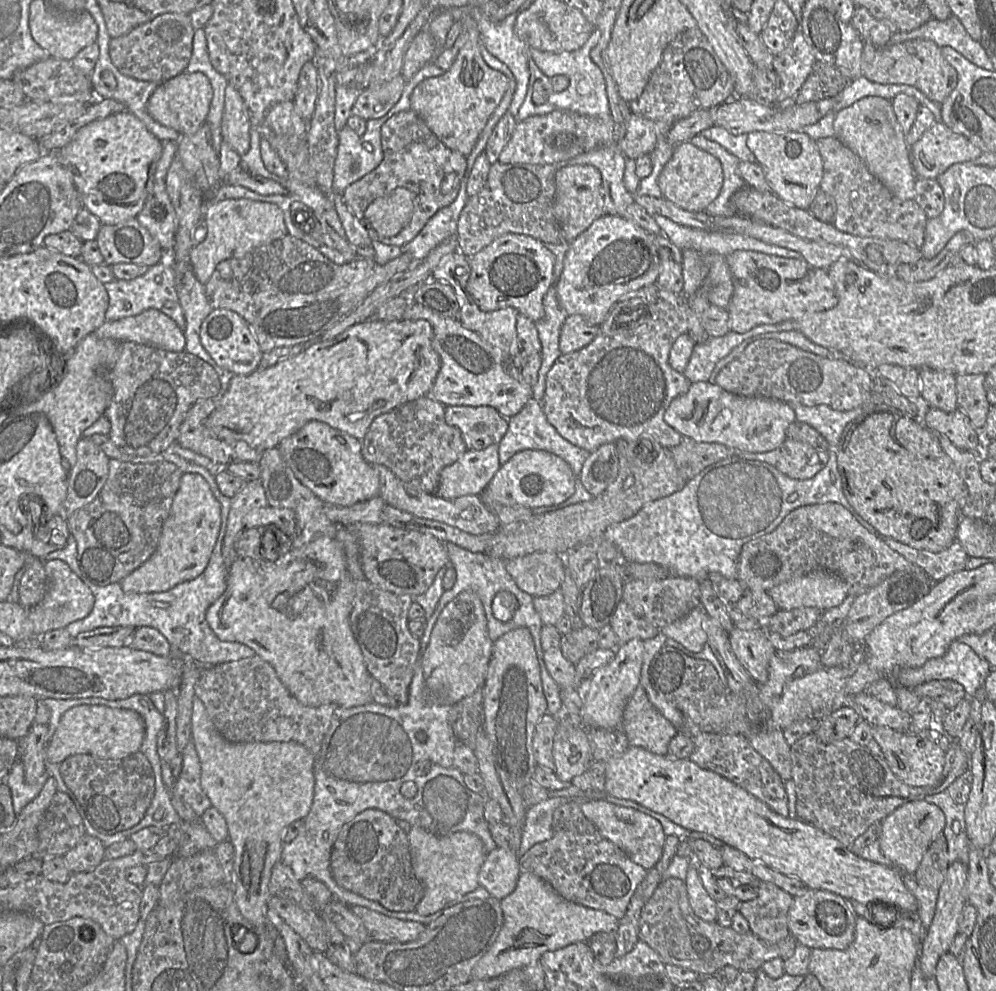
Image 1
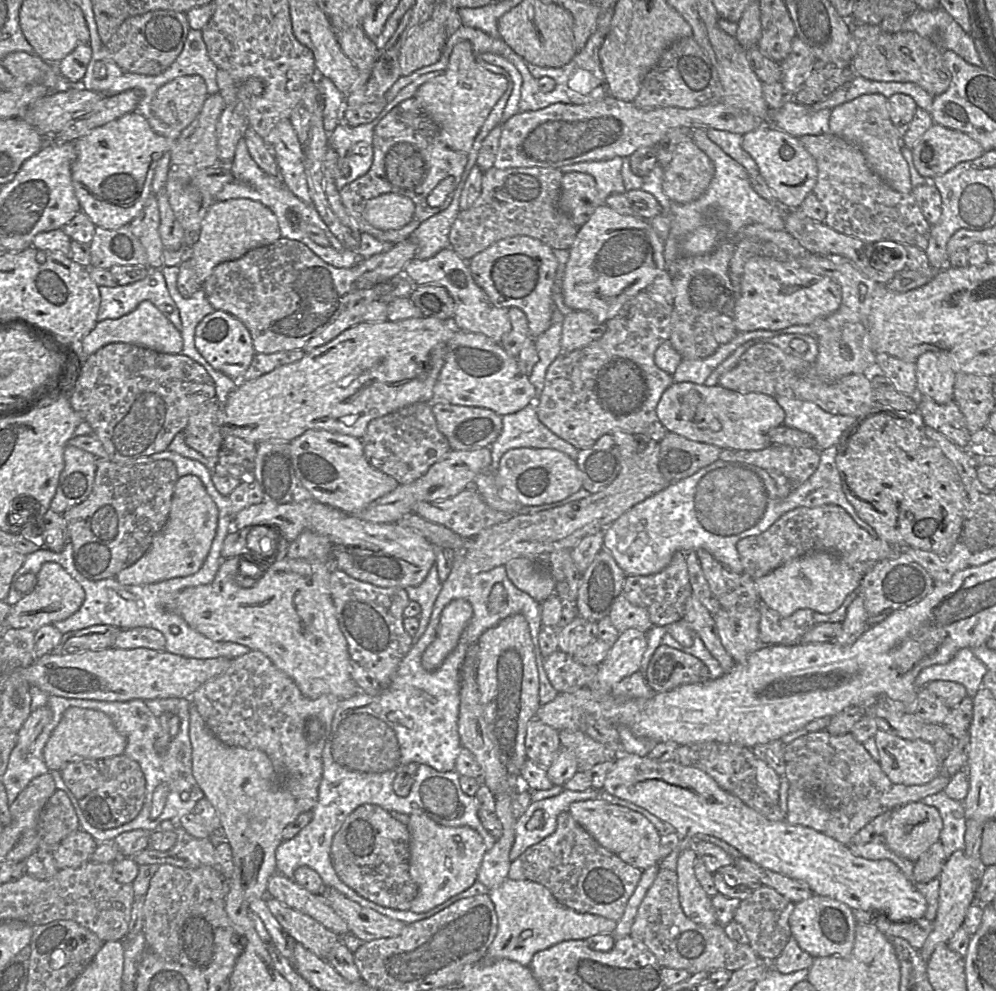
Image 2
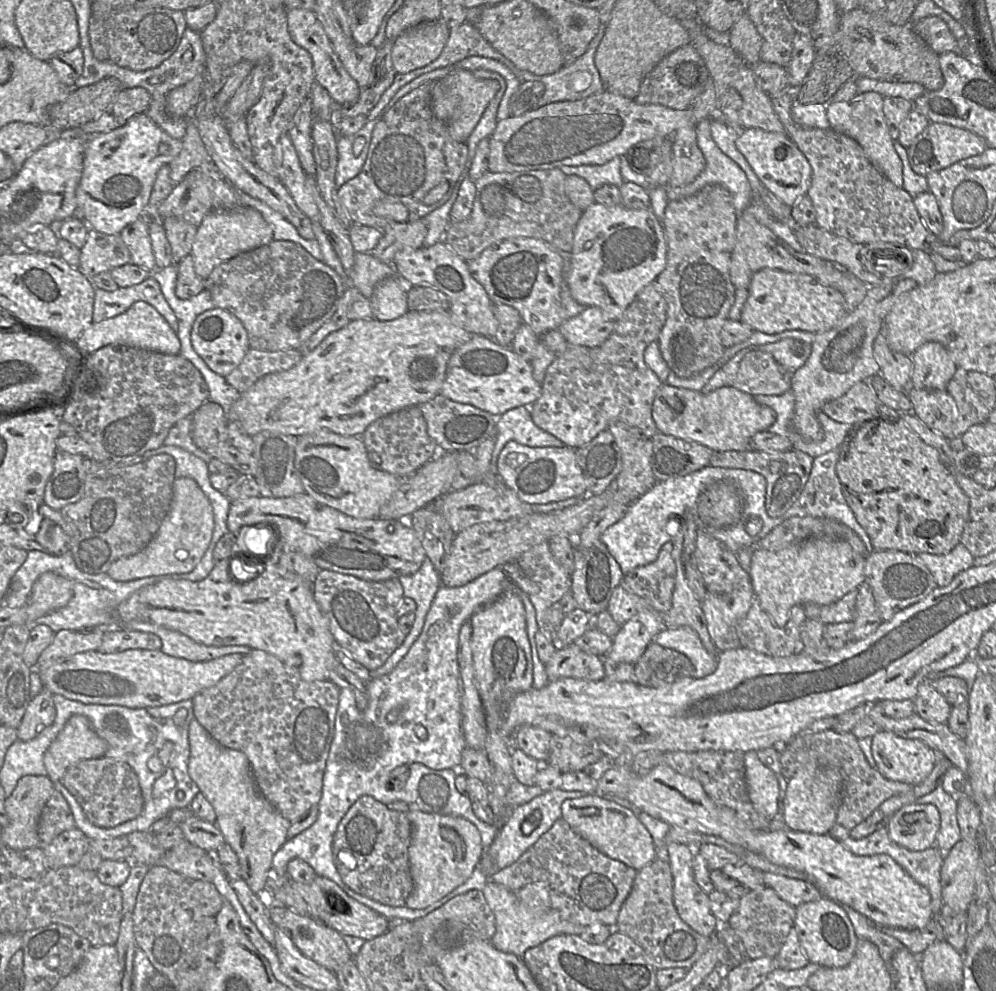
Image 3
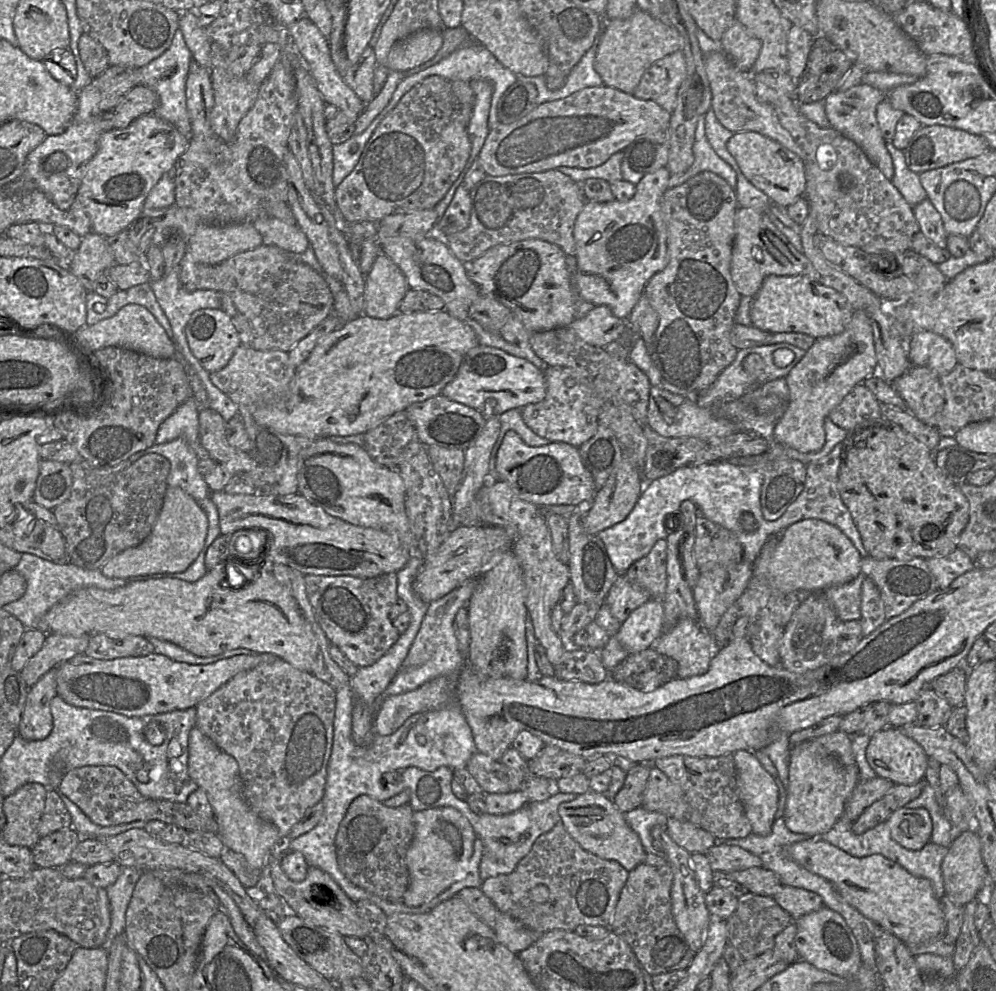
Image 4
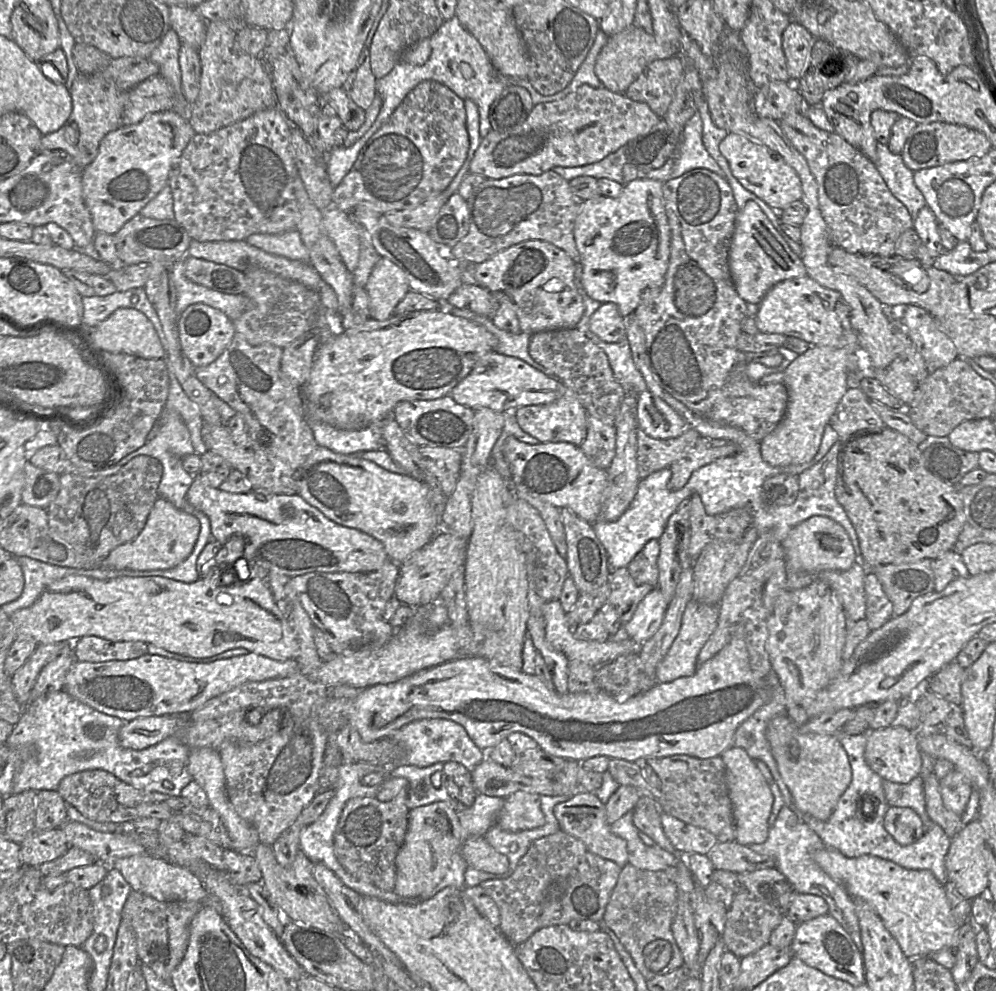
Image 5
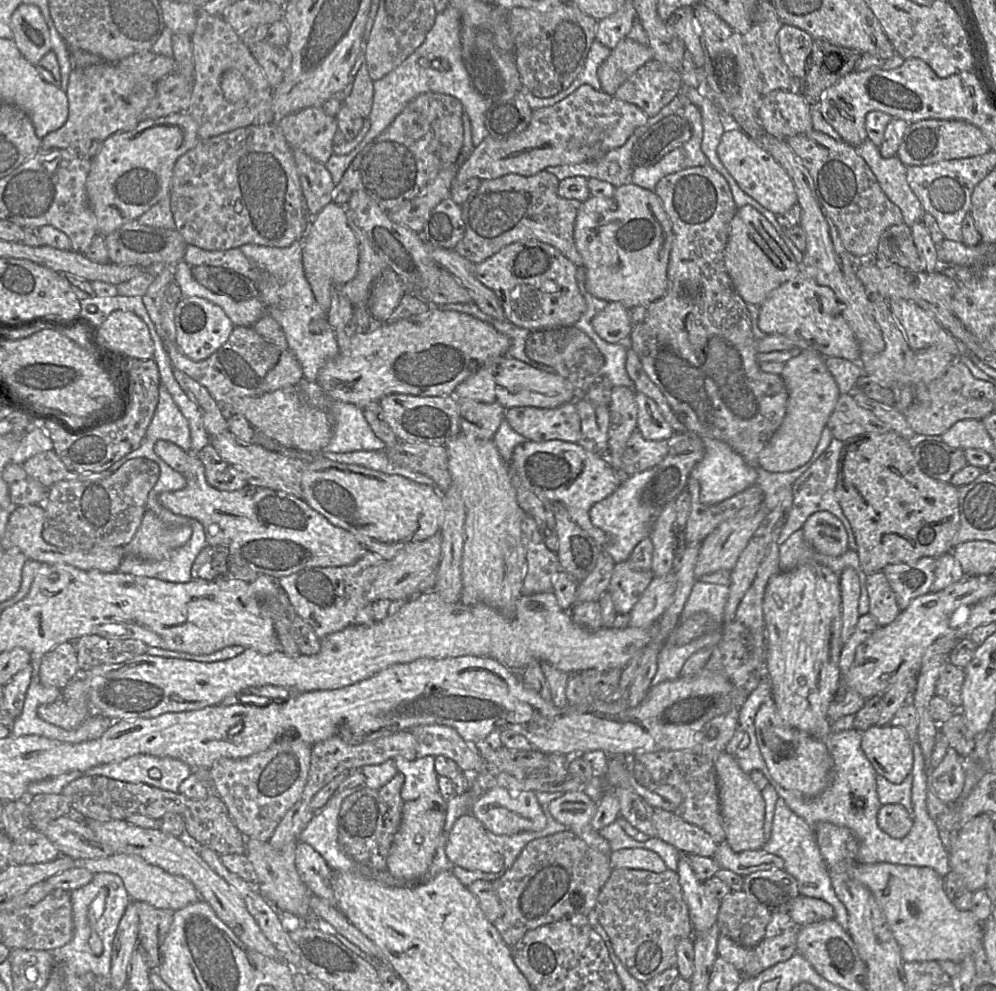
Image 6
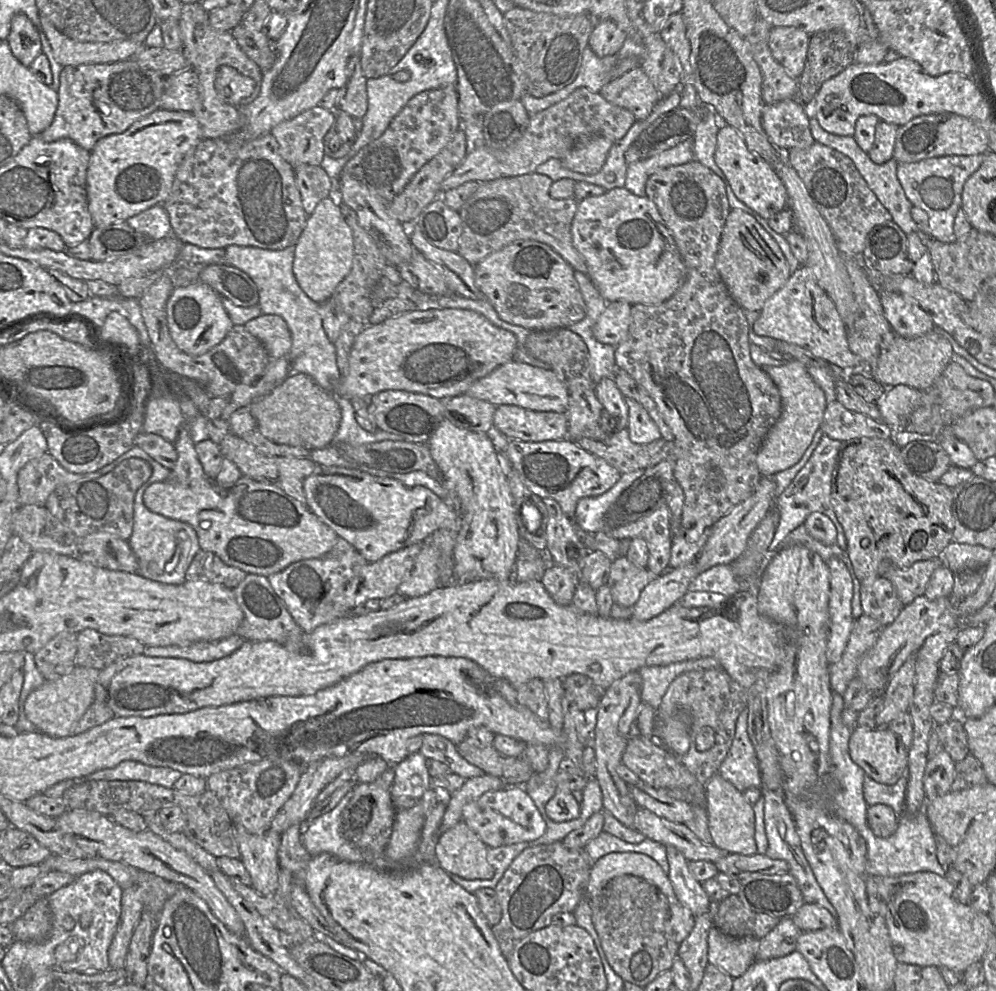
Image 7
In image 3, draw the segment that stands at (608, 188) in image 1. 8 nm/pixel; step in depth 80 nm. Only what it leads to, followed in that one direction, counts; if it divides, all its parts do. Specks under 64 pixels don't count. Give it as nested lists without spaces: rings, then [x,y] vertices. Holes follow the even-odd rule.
[[[616,156],[604,165],[562,166],[565,176],[579,176],[585,179],[596,190],[603,185],[613,185],[618,188],[624,183],[621,173],[621,156]]]

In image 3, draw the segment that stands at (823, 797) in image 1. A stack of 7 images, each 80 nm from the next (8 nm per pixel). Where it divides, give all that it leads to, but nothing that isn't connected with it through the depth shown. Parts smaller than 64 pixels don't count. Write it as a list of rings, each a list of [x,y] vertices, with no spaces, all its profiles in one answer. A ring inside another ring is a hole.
[[[832,729],[797,737],[780,747],[781,774],[788,780],[805,764],[820,764],[836,768],[843,777],[843,790],[836,821],[829,835],[842,841],[850,836],[851,830],[868,818],[884,801],[904,795],[912,785],[888,780],[876,768],[869,765],[865,754],[858,744],[858,739],[850,733],[838,733]]]

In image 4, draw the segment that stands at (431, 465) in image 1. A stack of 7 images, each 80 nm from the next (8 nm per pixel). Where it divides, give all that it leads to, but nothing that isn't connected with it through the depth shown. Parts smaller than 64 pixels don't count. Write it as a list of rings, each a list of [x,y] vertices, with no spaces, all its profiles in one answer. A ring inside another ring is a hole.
[[[405,411],[394,414],[365,433],[364,449],[369,456],[379,465],[394,470],[416,455],[421,447],[425,446]]]

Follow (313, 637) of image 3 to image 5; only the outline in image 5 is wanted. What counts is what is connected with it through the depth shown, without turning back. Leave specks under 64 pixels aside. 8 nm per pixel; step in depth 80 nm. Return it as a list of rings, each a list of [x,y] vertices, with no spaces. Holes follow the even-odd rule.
[[[216,568],[193,583],[159,576],[123,576],[98,580],[82,575],[69,575],[50,584],[33,605],[14,612],[10,619],[17,636],[29,635],[39,645],[74,642],[84,636],[98,636],[111,642],[142,641],[194,658],[209,658],[228,650],[245,648],[249,652],[279,661],[293,659],[297,650],[294,631],[277,606],[265,579],[238,579],[234,584],[225,586],[222,585],[225,570],[226,568]]]

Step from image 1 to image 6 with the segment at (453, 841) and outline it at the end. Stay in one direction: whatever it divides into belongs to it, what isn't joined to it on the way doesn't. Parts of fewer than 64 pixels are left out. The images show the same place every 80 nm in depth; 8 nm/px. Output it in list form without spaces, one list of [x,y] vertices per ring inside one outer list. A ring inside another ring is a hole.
[[[439,792],[426,794],[417,800],[404,803],[401,823],[387,857],[386,870],[405,885],[416,886],[427,883],[440,872],[451,872],[455,867],[445,854],[446,810],[447,800]]]

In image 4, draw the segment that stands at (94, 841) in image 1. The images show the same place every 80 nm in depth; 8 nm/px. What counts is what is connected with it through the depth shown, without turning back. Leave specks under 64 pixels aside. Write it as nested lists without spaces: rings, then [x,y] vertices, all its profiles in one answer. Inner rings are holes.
[[[73,827],[59,829],[39,838],[31,847],[35,866],[61,868],[71,861],[71,854],[81,841],[82,836]]]

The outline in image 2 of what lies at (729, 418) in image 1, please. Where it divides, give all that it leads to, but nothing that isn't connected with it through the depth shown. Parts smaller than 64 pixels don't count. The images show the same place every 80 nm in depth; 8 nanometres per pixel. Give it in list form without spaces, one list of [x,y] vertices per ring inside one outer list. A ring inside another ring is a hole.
[[[691,382],[670,385],[656,408],[657,417],[668,433],[703,442],[721,449],[760,450],[771,445],[768,432],[783,425],[784,411],[771,395],[740,393],[720,386]]]

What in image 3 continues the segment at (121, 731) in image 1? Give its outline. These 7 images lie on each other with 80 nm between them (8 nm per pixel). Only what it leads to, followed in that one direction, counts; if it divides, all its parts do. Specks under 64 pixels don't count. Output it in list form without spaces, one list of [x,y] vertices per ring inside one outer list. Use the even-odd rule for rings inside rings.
[[[73,715],[44,754],[47,776],[54,782],[61,781],[66,771],[81,760],[105,756],[107,742],[94,731],[89,719]]]

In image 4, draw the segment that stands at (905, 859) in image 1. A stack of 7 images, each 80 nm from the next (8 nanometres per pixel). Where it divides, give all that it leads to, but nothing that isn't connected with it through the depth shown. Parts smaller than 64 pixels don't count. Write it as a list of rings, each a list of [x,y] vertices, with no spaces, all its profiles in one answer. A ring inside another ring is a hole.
[[[901,807],[887,820],[891,837],[902,847],[920,850],[931,841],[933,822],[925,808]]]

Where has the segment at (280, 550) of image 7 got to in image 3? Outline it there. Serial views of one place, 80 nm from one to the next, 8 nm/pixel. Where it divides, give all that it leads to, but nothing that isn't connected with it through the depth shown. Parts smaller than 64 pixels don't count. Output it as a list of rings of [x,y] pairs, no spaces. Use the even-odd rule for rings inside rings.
[[[306,493],[286,498],[249,497],[231,501],[227,518],[228,532],[237,533],[243,527],[267,526],[274,532],[270,553],[254,562],[262,562],[271,556],[273,549],[280,546],[283,553],[298,552],[310,558],[320,570],[330,570],[355,576],[366,581],[385,581],[414,574],[427,558],[421,540],[409,521],[386,519],[358,519],[334,508],[320,504]]]

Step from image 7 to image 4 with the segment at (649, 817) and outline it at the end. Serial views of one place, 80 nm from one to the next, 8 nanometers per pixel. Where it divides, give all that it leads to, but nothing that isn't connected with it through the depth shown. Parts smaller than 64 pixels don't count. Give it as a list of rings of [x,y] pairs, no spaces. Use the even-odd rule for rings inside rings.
[[[668,818],[665,830],[679,846],[690,854],[705,854],[711,847],[718,843],[710,832],[699,828],[688,821]]]

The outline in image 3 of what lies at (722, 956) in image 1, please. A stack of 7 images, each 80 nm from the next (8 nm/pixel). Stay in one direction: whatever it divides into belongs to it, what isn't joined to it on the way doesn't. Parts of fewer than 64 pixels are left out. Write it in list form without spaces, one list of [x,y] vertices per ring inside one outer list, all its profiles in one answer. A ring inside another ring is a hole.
[[[658,858],[637,871],[613,931],[630,937],[641,946],[648,962],[657,970],[690,969],[711,947],[712,936],[706,937],[697,933],[680,918],[673,902],[673,876],[670,865]]]

